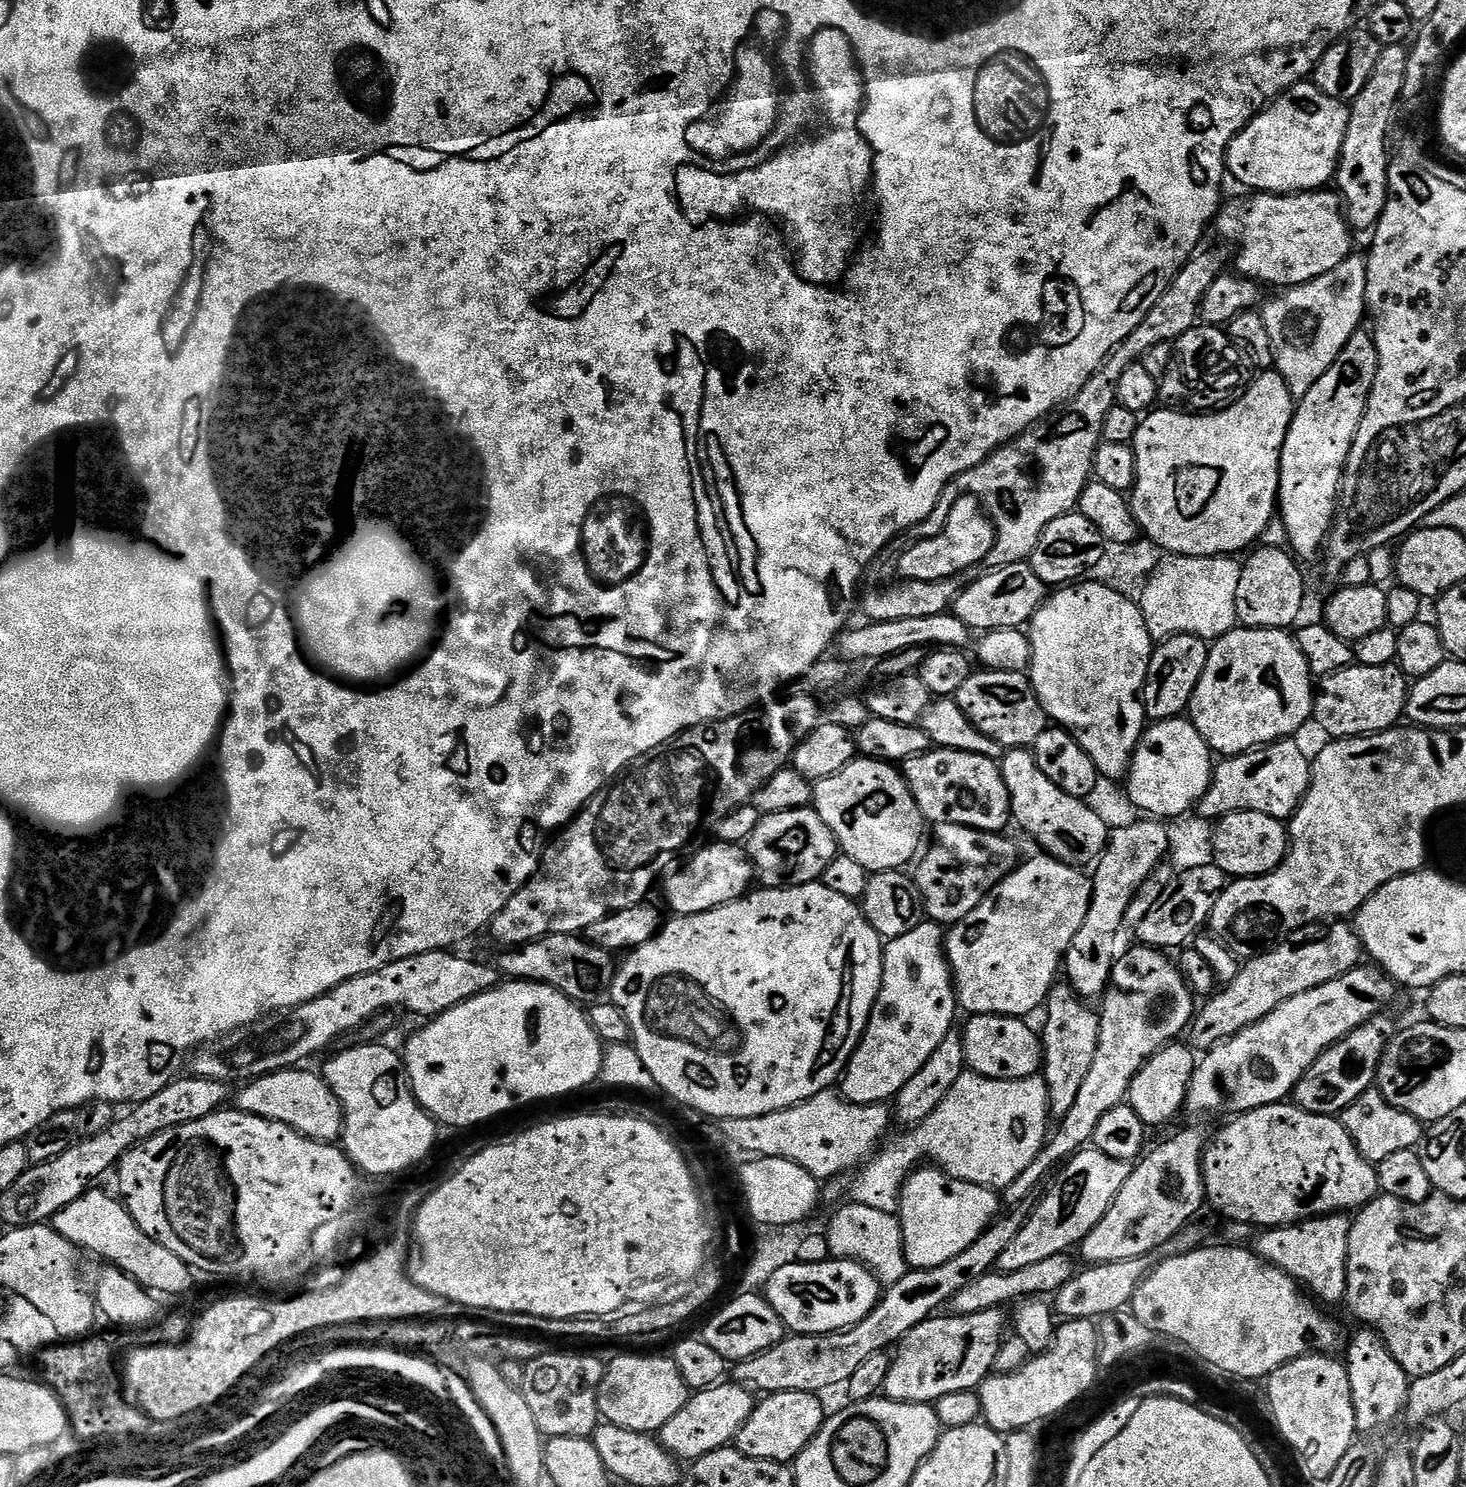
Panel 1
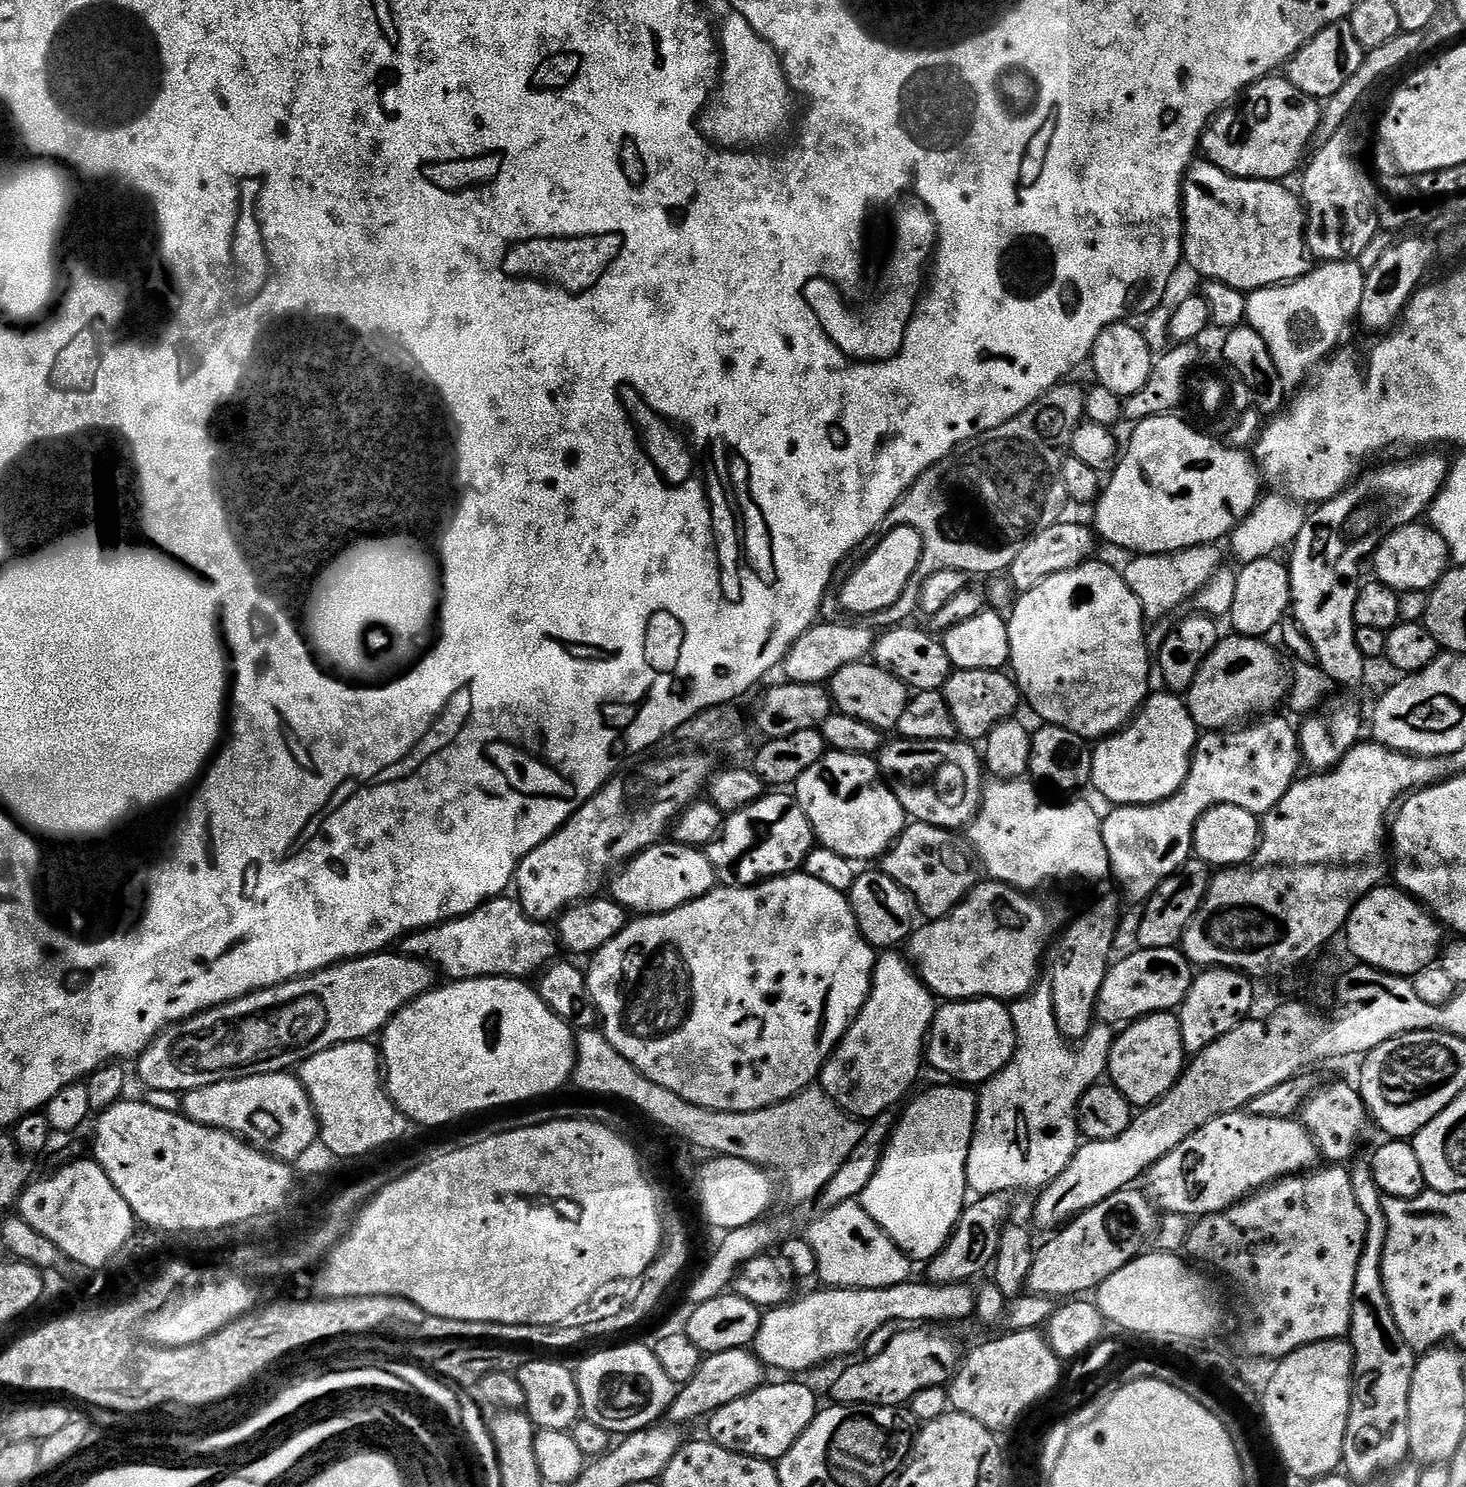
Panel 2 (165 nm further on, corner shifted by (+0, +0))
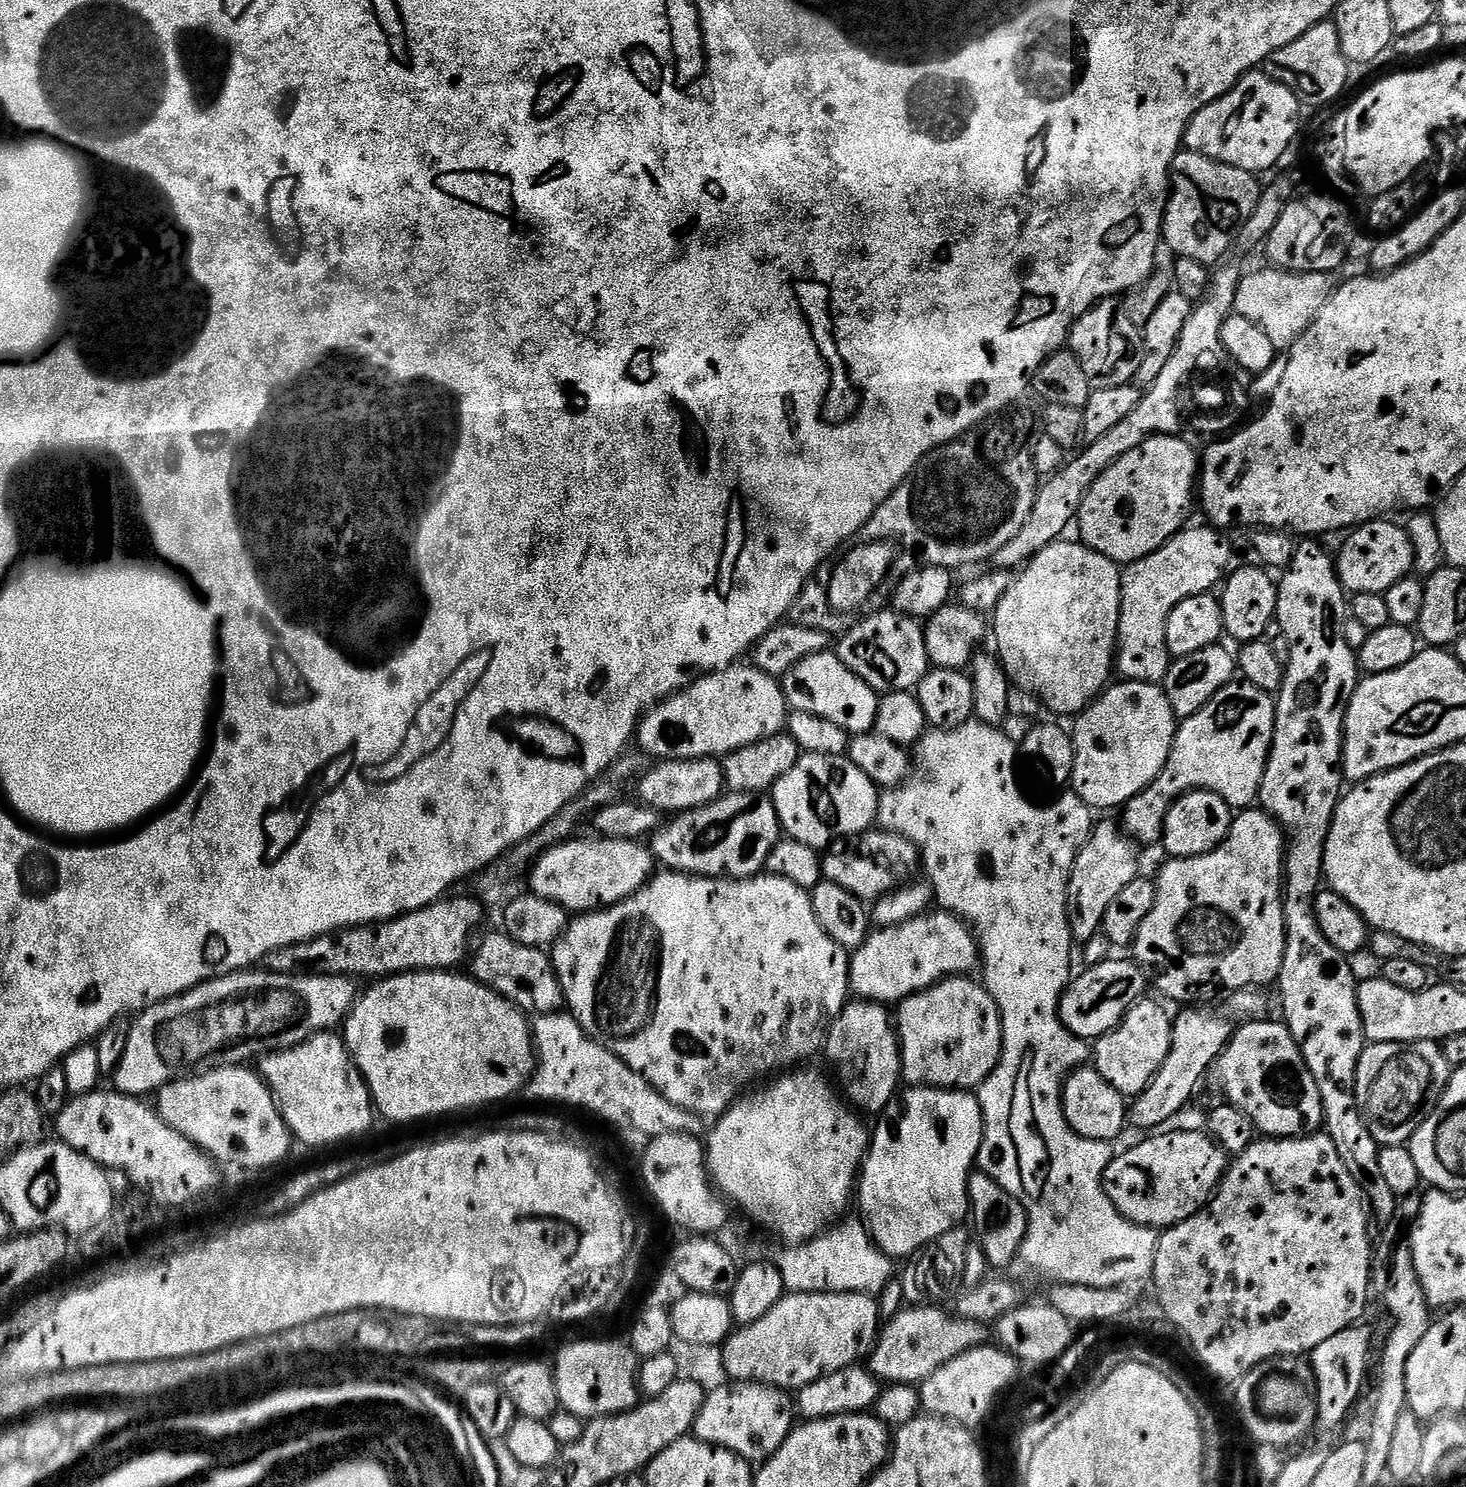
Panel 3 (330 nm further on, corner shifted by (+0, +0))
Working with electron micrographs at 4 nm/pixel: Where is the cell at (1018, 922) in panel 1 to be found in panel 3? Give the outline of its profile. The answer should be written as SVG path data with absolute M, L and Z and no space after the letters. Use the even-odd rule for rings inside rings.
M932 910L910 922L873 931L863 946L851 953L848 982L859 999L896 1006L915 992L931 988L950 976L971 973L968 971L980 963L980 946L973 929L959 916Z

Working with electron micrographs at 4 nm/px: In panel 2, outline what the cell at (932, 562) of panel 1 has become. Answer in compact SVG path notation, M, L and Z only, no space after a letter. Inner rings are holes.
M895 525L888 531L876 548L853 570L840 590L843 608L857 617L869 616L892 606L905 592L914 570L922 563L926 549L913 527Z

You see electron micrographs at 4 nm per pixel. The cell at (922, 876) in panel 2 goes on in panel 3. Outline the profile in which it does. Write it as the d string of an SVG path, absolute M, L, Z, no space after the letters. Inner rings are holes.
M869 830L863 833L855 844L856 848L850 849L849 852L840 848L837 852L828 850L823 853L823 879L834 886L842 886L860 900L875 902L893 888L909 883L915 877L912 875L916 871L918 873L921 871L920 851L914 846L914 842L898 835L897 832Z

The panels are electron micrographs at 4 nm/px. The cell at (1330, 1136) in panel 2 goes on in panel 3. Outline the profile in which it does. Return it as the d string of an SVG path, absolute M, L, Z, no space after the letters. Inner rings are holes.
M1252 1018L1235 1029L1232 1039L1224 1048L1223 1054L1210 1069L1210 1080L1216 1083L1223 1099L1238 1106L1246 1118L1250 1118L1253 1129L1264 1138L1283 1138L1286 1136L1310 1136L1319 1133L1324 1127L1324 1107L1318 1094L1318 1082L1306 1066L1300 1047L1290 1034L1288 1025L1276 1020Z

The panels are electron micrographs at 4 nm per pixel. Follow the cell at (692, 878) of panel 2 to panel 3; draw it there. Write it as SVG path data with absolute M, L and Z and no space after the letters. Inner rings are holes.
M573 838L567 840L565 844L549 848L532 865L530 869L531 895L540 896L544 900L553 900L555 904L561 904L569 913L587 914L599 912L609 908L611 904L617 904L630 898L652 879L654 857L651 847L647 843L638 840L609 840L607 838L580 839Z

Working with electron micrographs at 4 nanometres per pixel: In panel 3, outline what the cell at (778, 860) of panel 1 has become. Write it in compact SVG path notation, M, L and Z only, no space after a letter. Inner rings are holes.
M734 792L707 804L704 808L696 808L693 812L679 813L675 818L663 825L651 837L650 847L653 857L660 860L665 869L673 872L687 872L690 876L710 876L713 878L735 878L747 880L749 876L758 876L765 871L764 863L770 858L770 850L782 839L782 829L778 810L774 806L771 795L763 792Z

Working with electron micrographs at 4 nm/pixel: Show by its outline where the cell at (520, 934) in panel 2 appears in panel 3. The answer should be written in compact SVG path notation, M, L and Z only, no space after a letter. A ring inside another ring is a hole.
M456 895L438 899L430 906L407 912L404 916L395 916L392 920L358 924L354 928L327 932L325 936L308 940L304 944L291 944L279 948L264 957L263 967L274 974L287 976L353 978L361 978L360 976L387 978L401 976L403 972L459 969L459 964L469 959L470 945L477 935L476 927L484 920L484 908L476 901L479 899L475 895Z

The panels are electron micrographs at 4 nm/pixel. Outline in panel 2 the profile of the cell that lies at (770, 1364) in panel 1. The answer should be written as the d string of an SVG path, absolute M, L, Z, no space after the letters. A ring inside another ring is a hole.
M735 1348L721 1352L707 1353L698 1366L698 1374L690 1378L690 1382L679 1385L674 1402L668 1407L666 1416L673 1425L685 1426L691 1420L703 1421L705 1417L717 1412L729 1402L738 1402L746 1394L764 1387L766 1383L766 1366L755 1351L748 1348Z

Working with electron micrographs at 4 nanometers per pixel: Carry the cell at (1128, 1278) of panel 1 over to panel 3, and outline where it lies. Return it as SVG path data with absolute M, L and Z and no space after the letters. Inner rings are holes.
M908 1306L879 1329L870 1353L870 1371L888 1384L921 1385L938 1366L946 1366L950 1358L966 1354L966 1350L979 1348L985 1343L985 1325L964 1320L940 1306Z

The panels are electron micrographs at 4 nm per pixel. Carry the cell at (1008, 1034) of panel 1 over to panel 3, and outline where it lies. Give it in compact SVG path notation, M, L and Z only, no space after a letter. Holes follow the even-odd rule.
M950 976L939 984L933 984L931 988L915 992L900 1001L900 1013L895 1013L894 1023L900 1038L900 1071L905 1085L976 1090L998 1066L1004 1037L1000 1011L983 983L976 981L975 984L968 979L972 978Z

